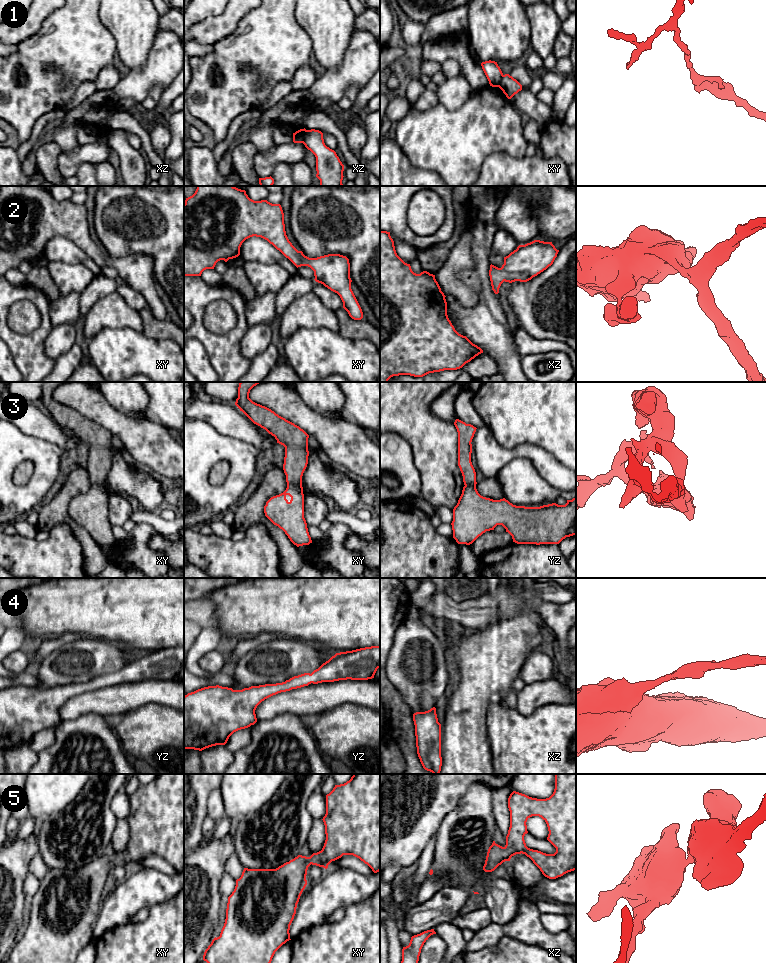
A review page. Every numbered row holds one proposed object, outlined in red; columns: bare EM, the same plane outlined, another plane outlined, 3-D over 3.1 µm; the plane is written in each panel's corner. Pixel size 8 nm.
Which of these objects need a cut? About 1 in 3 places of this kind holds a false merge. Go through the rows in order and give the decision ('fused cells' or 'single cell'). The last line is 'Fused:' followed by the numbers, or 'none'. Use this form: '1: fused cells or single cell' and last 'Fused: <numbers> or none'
1: fused cells
2: single cell
3: single cell
4: single cell
5: single cell
Fused: 1

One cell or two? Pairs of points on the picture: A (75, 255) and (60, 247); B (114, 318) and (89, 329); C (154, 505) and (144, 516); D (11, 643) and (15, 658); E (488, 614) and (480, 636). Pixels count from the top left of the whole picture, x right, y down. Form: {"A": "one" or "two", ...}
{"A": "one", "B": "one", "C": "two", "D": "two", "E": "two"}

